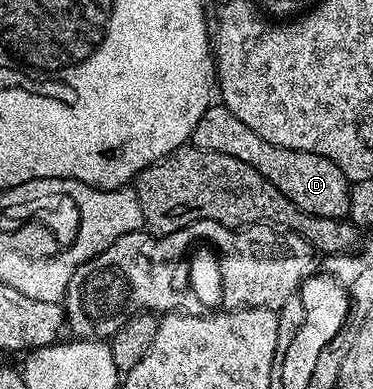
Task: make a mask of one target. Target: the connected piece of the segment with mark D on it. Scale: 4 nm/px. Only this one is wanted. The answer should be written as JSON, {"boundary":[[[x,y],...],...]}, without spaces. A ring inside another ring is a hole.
{"boundary":[[[210,105],[199,117],[199,125],[193,130],[192,146],[204,151],[227,153],[227,157],[235,157],[243,161],[243,165],[251,165],[251,169],[258,171],[283,197],[287,197],[300,211],[315,217],[329,217],[343,219],[349,213],[348,179],[334,163],[327,157],[319,157],[315,153],[283,149],[279,145],[271,145],[271,141],[263,141],[255,129],[247,129],[235,113],[231,113],[223,105]]]}

